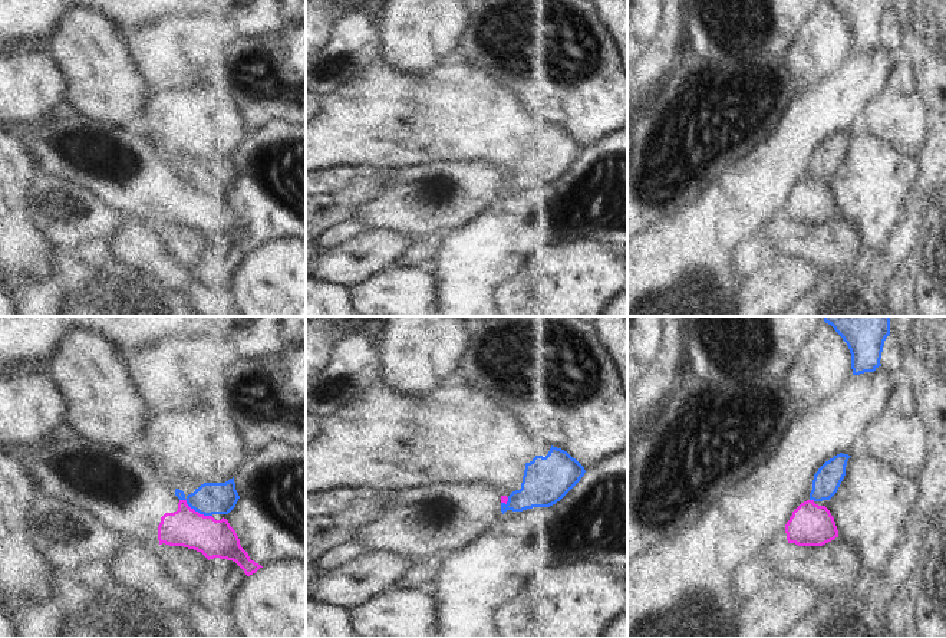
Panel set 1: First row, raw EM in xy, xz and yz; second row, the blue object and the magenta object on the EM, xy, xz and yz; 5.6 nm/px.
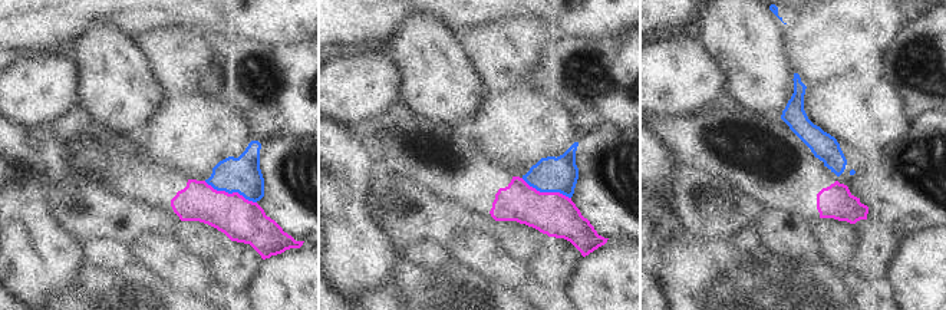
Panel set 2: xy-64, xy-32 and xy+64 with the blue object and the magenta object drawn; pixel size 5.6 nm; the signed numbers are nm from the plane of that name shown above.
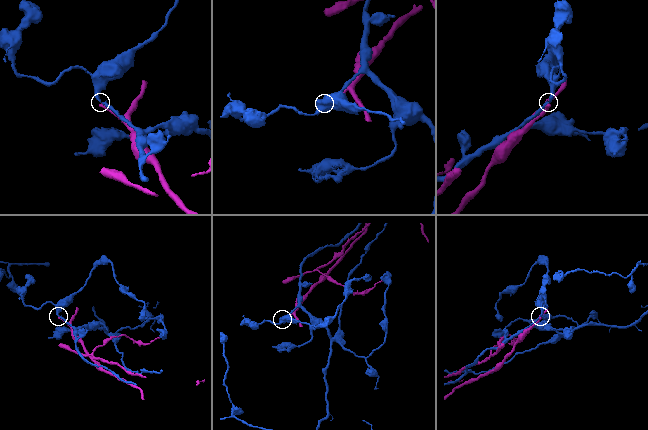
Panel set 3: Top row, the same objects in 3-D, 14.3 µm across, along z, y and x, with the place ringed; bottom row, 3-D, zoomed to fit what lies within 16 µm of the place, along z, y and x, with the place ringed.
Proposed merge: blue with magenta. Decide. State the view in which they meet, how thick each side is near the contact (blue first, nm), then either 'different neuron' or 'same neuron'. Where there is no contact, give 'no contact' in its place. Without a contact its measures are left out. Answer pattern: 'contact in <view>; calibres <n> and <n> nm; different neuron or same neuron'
contact in xy; calibres 180 and 220 nm; different neuron

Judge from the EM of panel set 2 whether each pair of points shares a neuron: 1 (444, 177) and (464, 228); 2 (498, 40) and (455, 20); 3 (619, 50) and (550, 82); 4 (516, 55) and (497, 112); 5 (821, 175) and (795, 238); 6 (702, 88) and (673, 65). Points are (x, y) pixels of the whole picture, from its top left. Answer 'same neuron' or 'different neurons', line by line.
1: different neurons
2: different neurons
3: same neuron
4: different neurons
5: same neuron
6: same neuron

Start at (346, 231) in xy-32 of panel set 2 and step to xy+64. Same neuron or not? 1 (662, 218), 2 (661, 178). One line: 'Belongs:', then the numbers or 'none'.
Belongs: 1, 2

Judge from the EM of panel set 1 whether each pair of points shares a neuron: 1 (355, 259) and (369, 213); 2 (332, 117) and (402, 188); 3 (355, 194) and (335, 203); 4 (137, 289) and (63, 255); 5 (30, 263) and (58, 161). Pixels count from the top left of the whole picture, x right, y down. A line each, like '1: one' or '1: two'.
1: two
2: two
3: one
4: one
5: two

